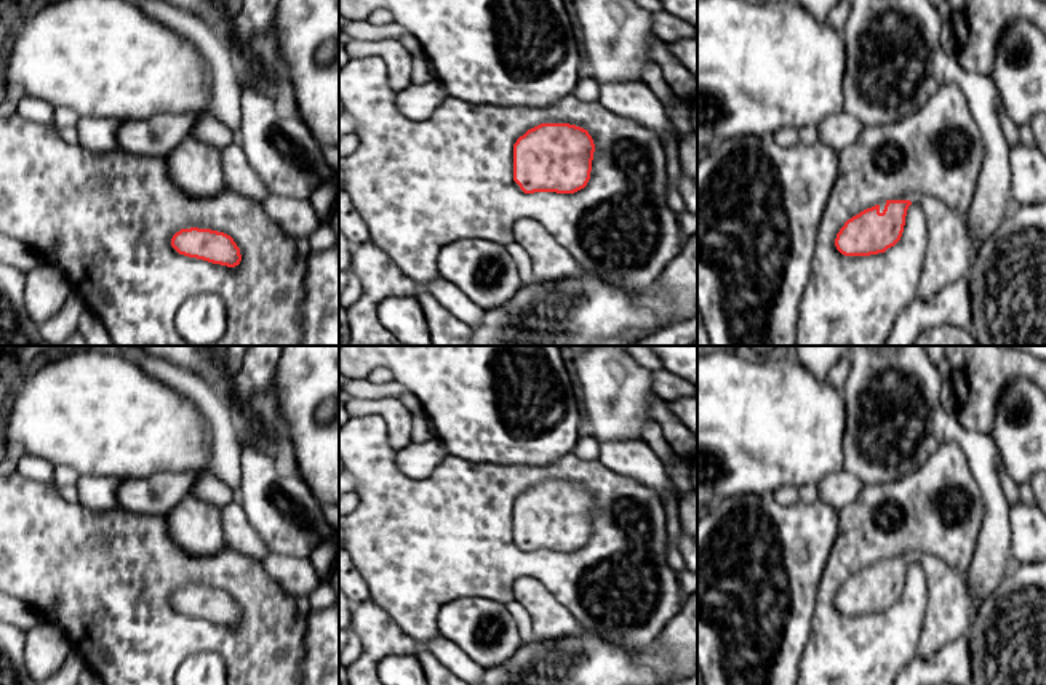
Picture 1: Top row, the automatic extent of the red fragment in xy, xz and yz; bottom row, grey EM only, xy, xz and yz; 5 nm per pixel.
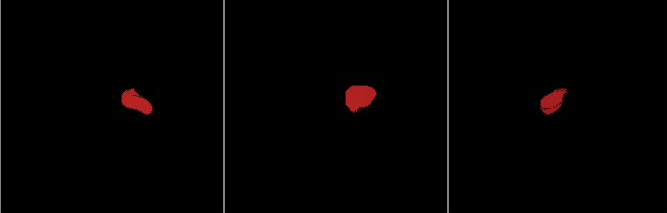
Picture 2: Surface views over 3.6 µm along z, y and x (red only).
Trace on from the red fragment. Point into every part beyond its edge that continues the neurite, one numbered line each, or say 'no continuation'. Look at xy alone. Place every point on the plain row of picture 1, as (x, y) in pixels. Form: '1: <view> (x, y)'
no continuation

